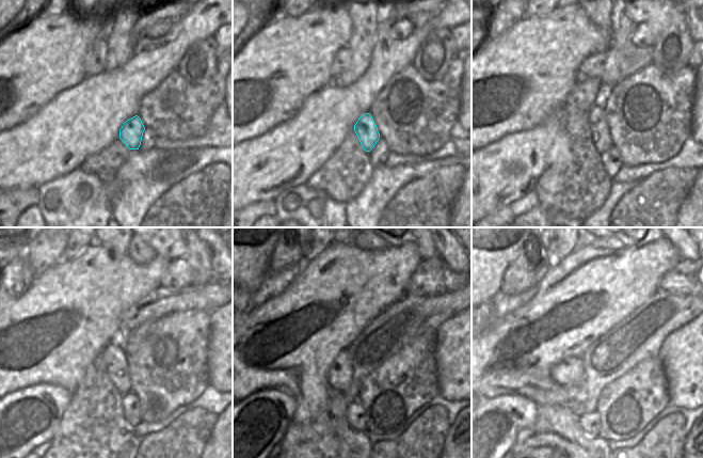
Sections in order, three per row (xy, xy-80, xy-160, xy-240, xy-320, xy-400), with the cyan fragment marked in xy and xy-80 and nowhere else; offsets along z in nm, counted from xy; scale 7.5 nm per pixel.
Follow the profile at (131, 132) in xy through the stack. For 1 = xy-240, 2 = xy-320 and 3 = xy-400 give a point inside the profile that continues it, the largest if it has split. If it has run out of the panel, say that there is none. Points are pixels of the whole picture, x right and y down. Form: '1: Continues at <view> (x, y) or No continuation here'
1: Continues at xy-240 (114, 357)
2: Continues at xy-320 (340, 373)
3: Continues at xy-400 (571, 369)

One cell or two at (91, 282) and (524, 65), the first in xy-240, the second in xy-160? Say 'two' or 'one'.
one

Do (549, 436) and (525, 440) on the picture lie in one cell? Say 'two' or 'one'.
one

